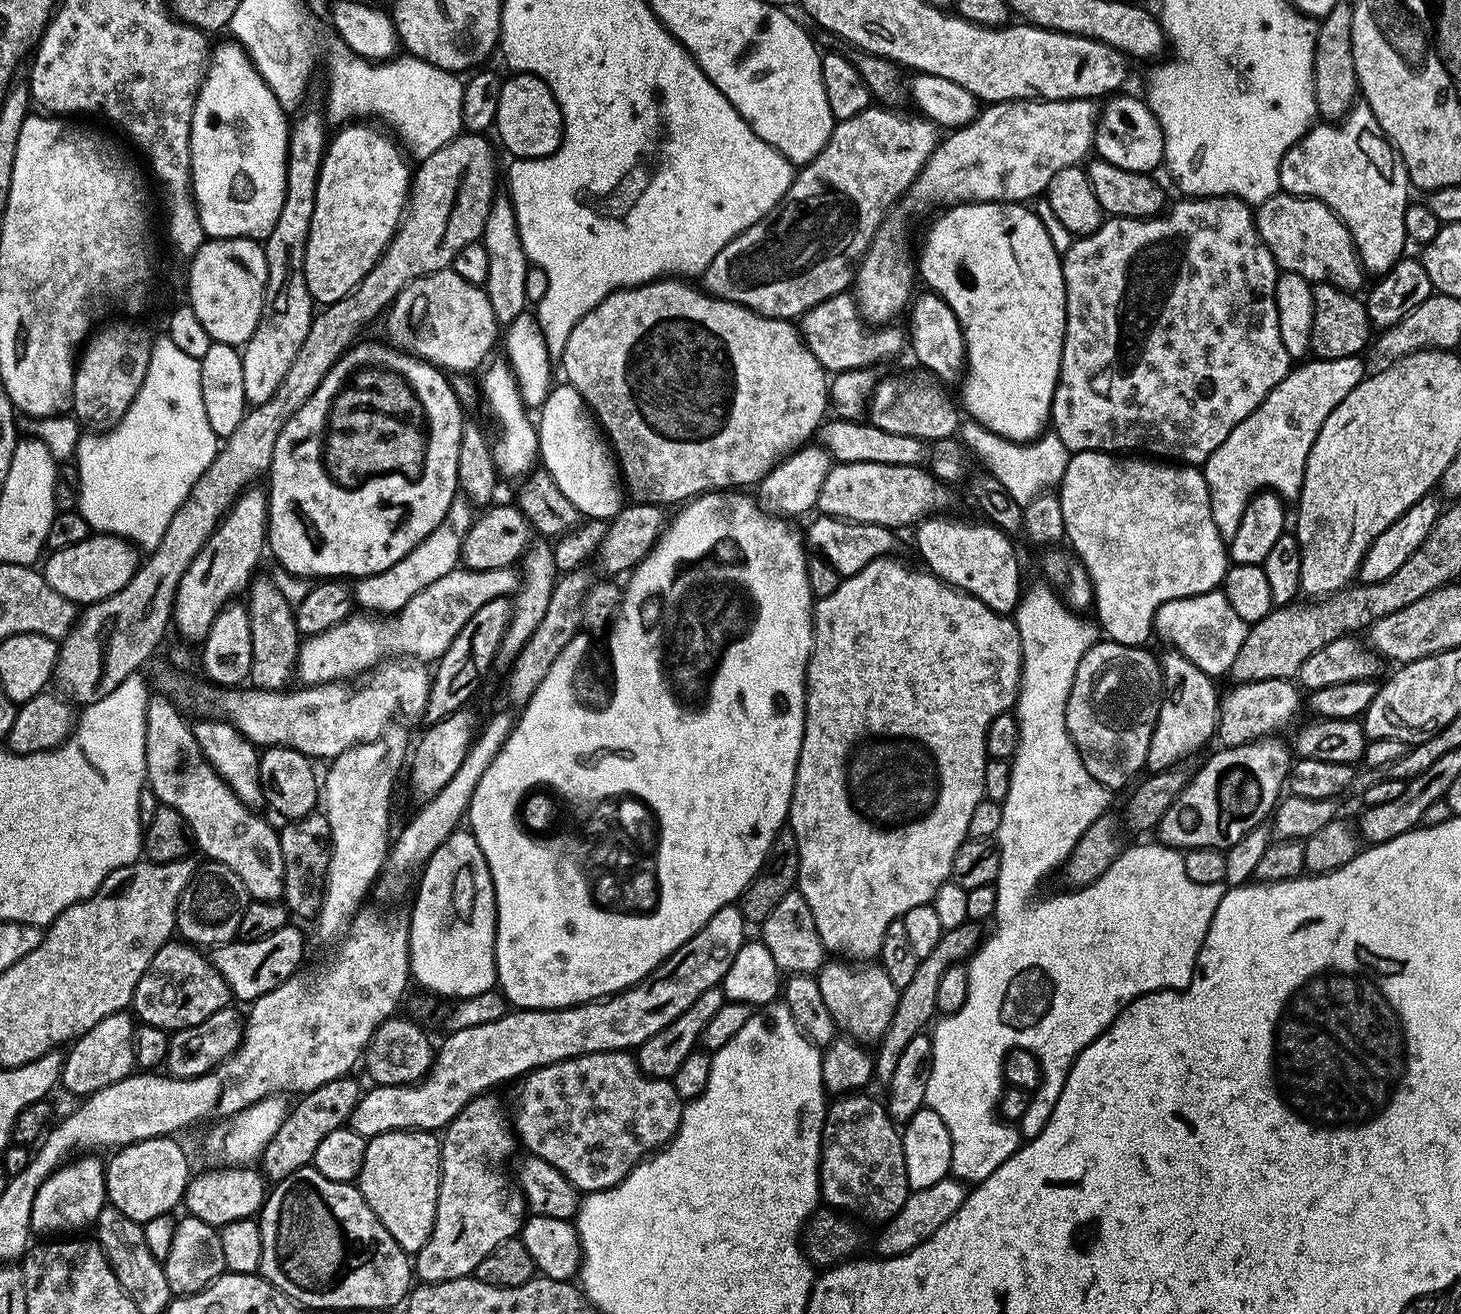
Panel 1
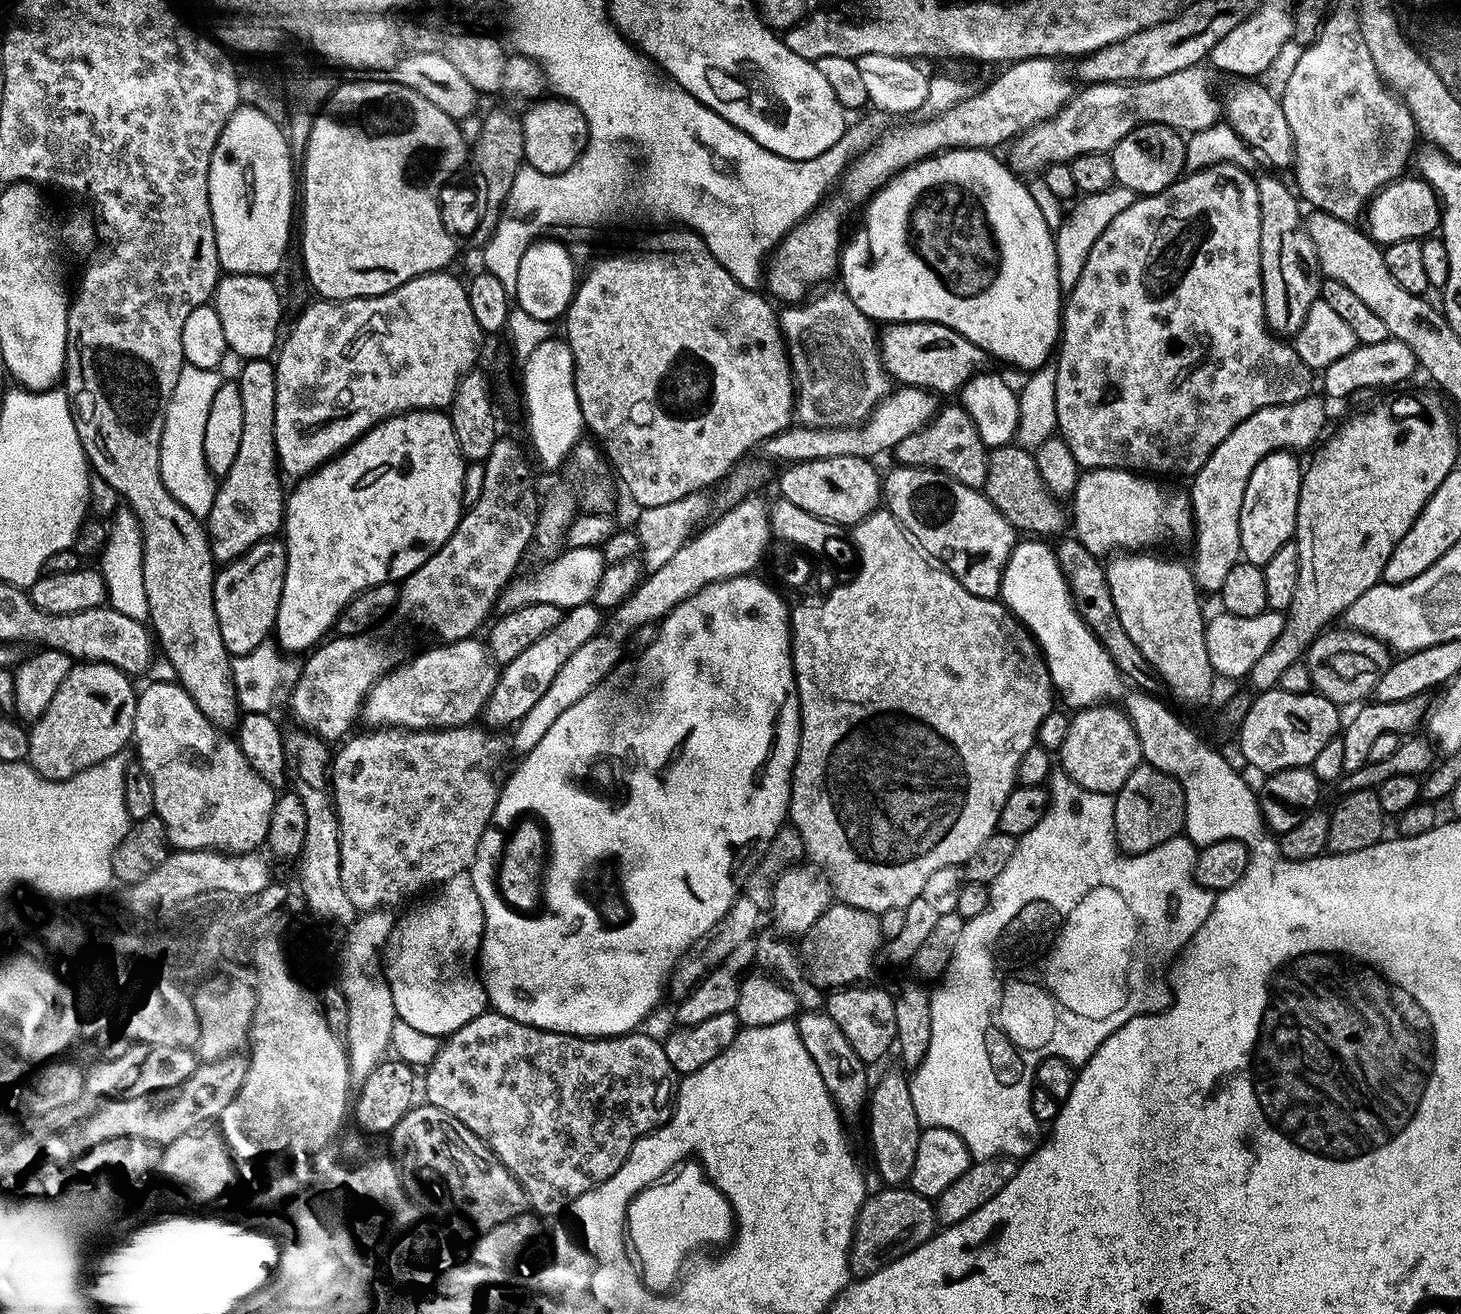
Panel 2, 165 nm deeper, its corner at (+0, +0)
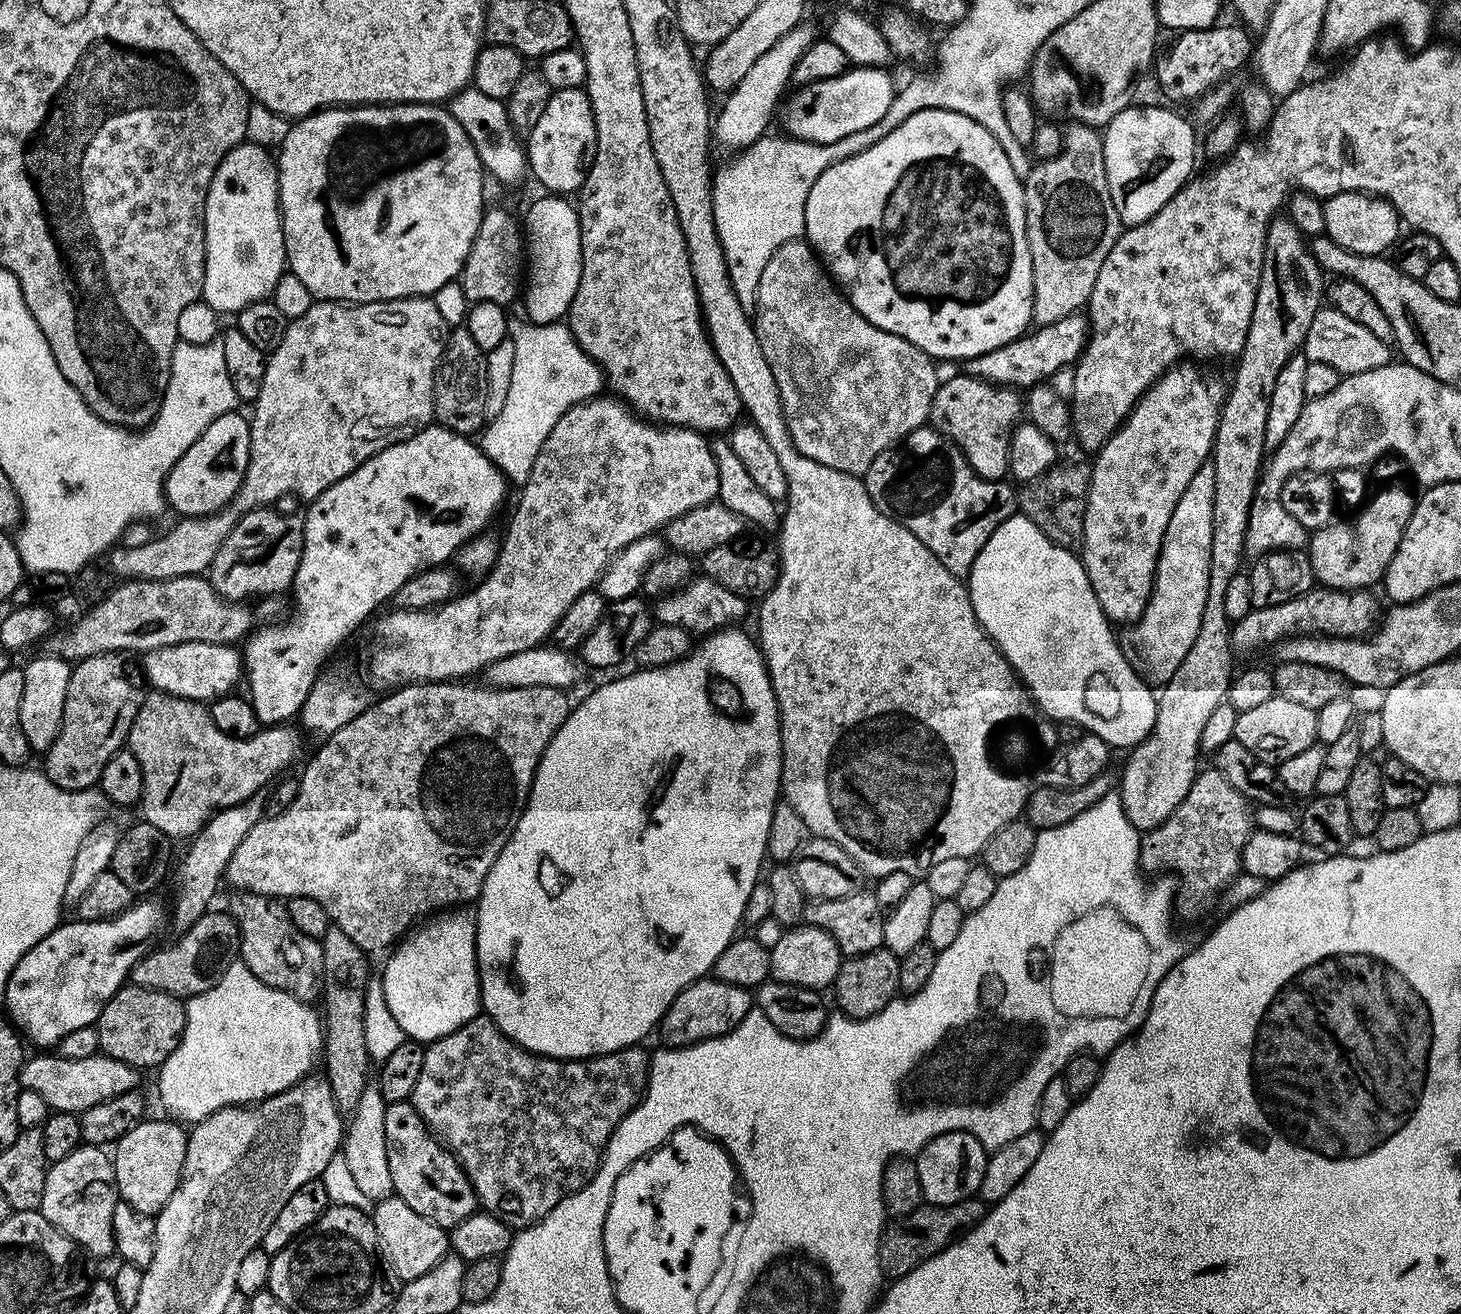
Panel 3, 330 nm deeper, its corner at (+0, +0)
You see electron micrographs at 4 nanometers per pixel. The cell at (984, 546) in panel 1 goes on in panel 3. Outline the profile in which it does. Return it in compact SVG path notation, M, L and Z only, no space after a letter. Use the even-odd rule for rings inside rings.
M930 426L915 428L899 444L878 454L862 479L874 506L906 526L950 574L961 578L967 577L990 534L1018 508L1018 492L1011 483L983 480L968 465L960 447Z

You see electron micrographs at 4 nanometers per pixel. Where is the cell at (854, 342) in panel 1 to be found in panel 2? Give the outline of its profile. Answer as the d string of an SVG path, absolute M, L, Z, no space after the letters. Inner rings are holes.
M897 320L883 325L878 351L884 370L897 385L924 388L933 394L959 393L961 385L985 367L986 353L962 334L929 320Z

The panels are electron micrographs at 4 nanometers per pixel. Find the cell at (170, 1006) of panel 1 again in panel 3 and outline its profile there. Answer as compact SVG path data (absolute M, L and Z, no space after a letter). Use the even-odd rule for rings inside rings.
M132 984L121 987L104 1005L97 1020L98 1045L101 1053L118 1061L125 1061L135 1068L159 1067L166 1057L176 1049L179 1044L179 1034L183 1031L183 1013L176 1010L164 1009L166 998L161 992L152 989L143 989Z

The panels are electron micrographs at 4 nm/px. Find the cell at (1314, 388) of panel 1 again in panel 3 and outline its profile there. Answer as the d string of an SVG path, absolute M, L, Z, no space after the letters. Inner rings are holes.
M1206 463L1190 478L1186 494L1178 498L1178 506L1170 514L1164 544L1156 557L1156 578L1148 604L1135 623L1125 627L1118 636L1126 662L1149 685L1163 686L1172 677L1198 632L1208 593L1213 522L1214 470L1211 463Z

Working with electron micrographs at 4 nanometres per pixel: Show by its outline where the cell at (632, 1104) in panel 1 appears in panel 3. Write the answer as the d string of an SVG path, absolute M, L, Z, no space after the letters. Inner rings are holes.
M477 1018L468 1021L450 1034L438 1037L425 1047L422 1075L418 1078L418 1086L414 1086L412 1091L411 1103L427 1127L454 1153L471 1180L483 1211L491 1212L516 1226L531 1226L537 1220L546 1218L546 1214L550 1214L550 1210L554 1210L554 1206L558 1206L562 1198L586 1186L598 1170L600 1155L604 1153L605 1144L612 1137L618 1122L622 1122L624 1115L634 1106L634 1100L628 1096L635 1097L643 1093L647 1085L650 1060L647 1055L644 1057L640 1050L639 1047L633 1046L615 1053L613 1060L616 1061L613 1062L612 1068L604 1068L606 1060L603 1056L589 1056L587 1060L553 1060L550 1056L537 1056L536 1053L529 1052L527 1048L515 1044L491 1020Z

